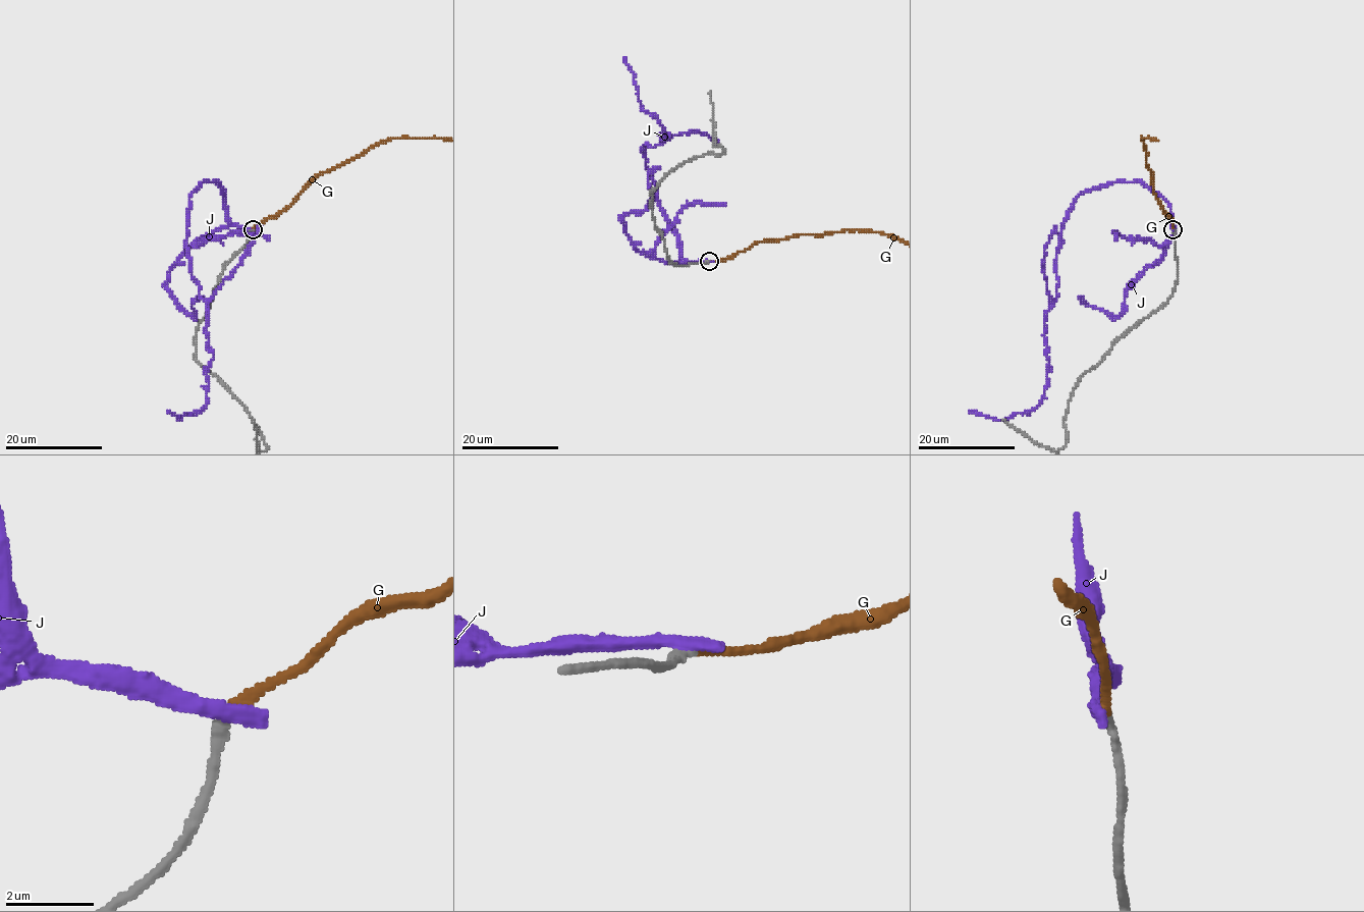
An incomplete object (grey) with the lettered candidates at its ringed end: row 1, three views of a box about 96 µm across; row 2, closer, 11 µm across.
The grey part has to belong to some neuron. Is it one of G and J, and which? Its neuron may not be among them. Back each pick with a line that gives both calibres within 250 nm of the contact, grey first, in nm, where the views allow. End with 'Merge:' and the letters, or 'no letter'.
G: calibres 220 and 170 nm
Merge: G

